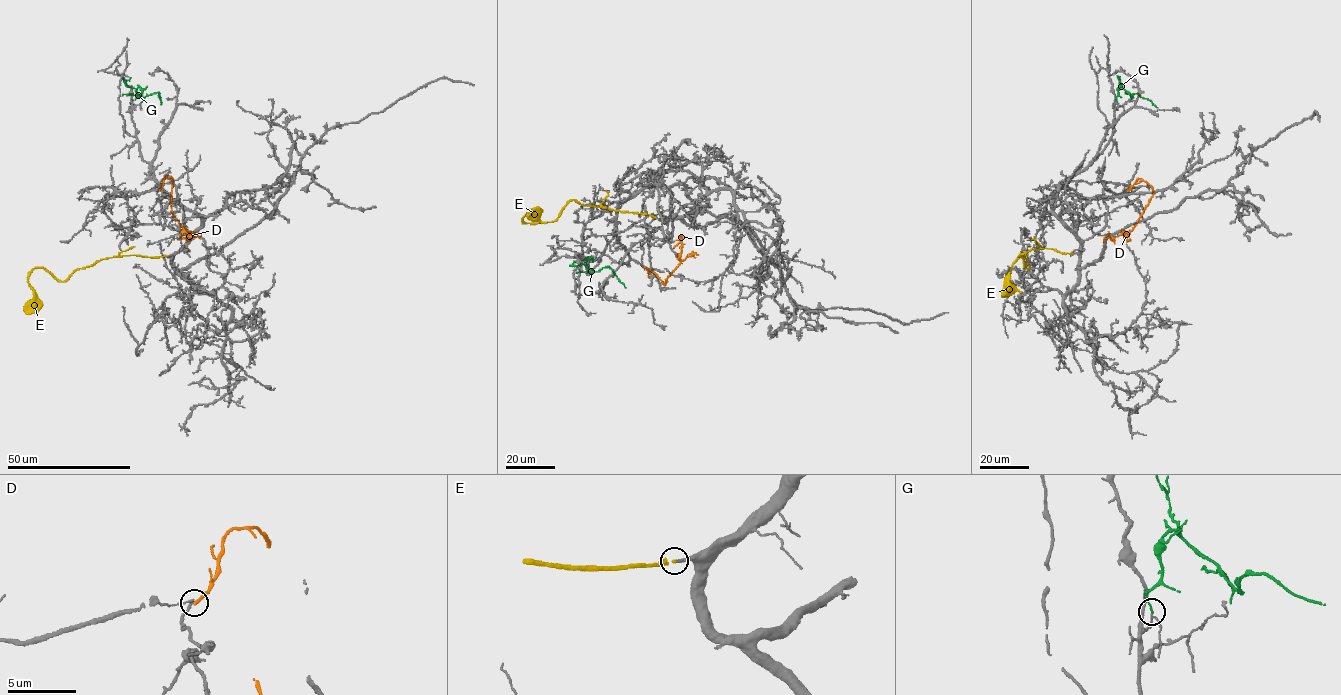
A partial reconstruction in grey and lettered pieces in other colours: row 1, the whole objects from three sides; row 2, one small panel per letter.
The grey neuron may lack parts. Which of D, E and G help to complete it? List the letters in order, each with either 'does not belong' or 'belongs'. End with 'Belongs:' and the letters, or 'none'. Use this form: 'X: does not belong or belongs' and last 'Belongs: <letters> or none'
D: does not belong
E: belongs
G: does not belong
Belongs: E

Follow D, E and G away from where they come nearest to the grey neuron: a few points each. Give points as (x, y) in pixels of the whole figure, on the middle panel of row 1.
D: (645, 266), (665, 285), (680, 263), (682, 243), (679, 242), (672, 248)
E: (656, 218), (580, 204), (574, 199), (565, 204), (551, 221), (526, 223), (522, 219), (534, 212), (546, 223)
G: (592, 257), (587, 260), (586, 267), (595, 271), (610, 267), (626, 288)

